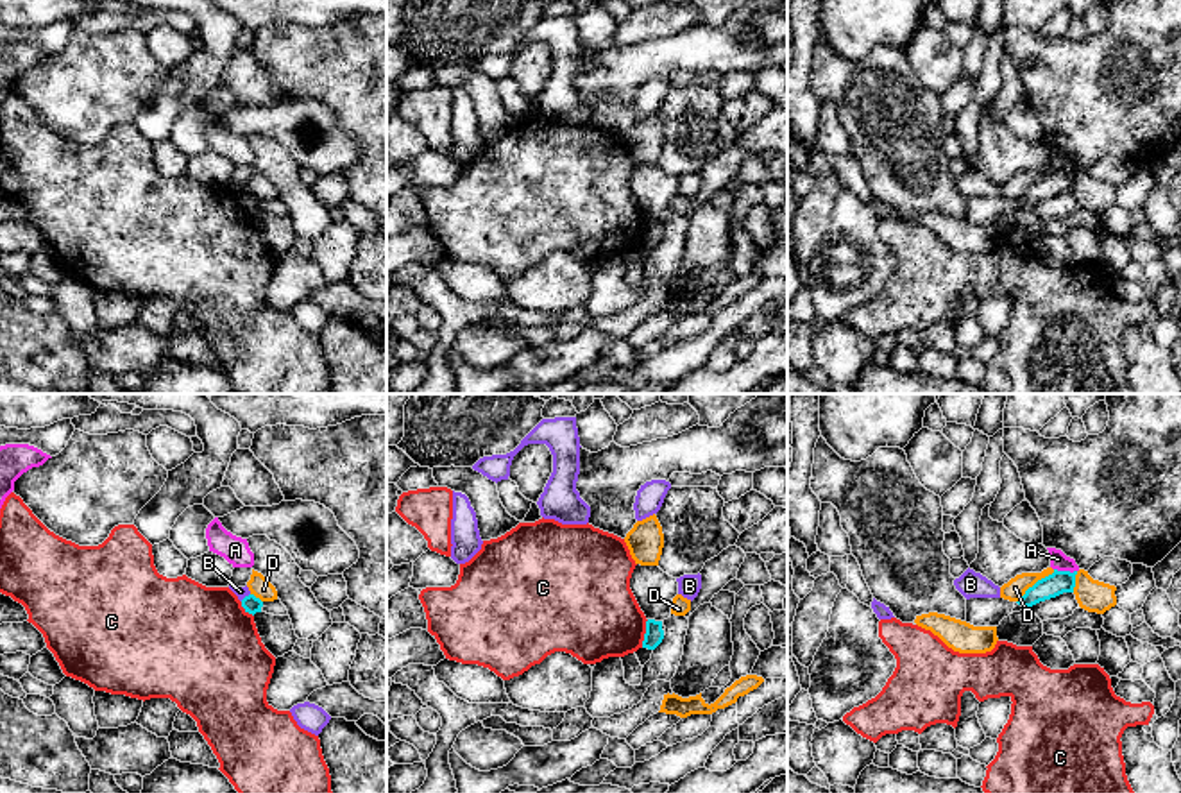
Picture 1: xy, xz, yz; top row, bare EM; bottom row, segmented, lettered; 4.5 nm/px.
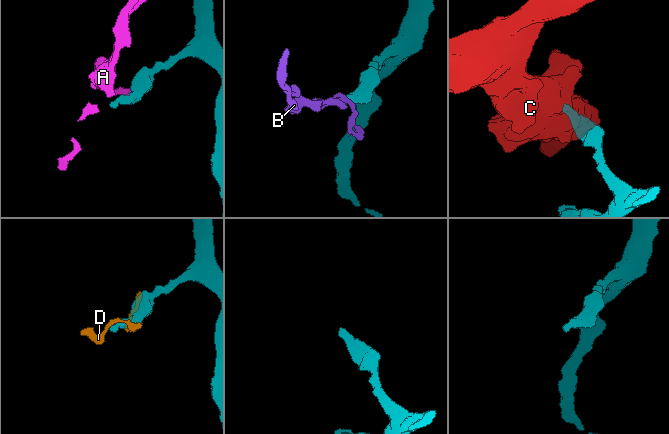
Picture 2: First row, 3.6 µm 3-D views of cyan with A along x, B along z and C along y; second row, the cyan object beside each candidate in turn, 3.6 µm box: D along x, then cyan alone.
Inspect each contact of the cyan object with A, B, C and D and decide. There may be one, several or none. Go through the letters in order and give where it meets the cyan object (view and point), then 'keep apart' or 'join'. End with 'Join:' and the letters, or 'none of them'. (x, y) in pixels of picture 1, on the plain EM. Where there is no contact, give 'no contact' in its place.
A: meets cyan in yz at (1065, 170); keep apart
B: meets cyan in xy at (246, 196); keep apart
C: meets cyan in xz at (645, 233); keep apart
D: meets cyan in yz at (1036, 181); keep apart
Join: none of them

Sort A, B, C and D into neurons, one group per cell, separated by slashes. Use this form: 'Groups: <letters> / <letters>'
Groups: A / B / C / D

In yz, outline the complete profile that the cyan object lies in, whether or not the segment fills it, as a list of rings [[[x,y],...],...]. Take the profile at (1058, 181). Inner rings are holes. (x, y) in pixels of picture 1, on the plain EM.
[[[1054,168],[1052,174],[1038,179],[1032,186],[1029,186],[1016,202],[1029,208],[1063,192],[1074,192],[1075,174],[1077,170],[1070,172]]]

